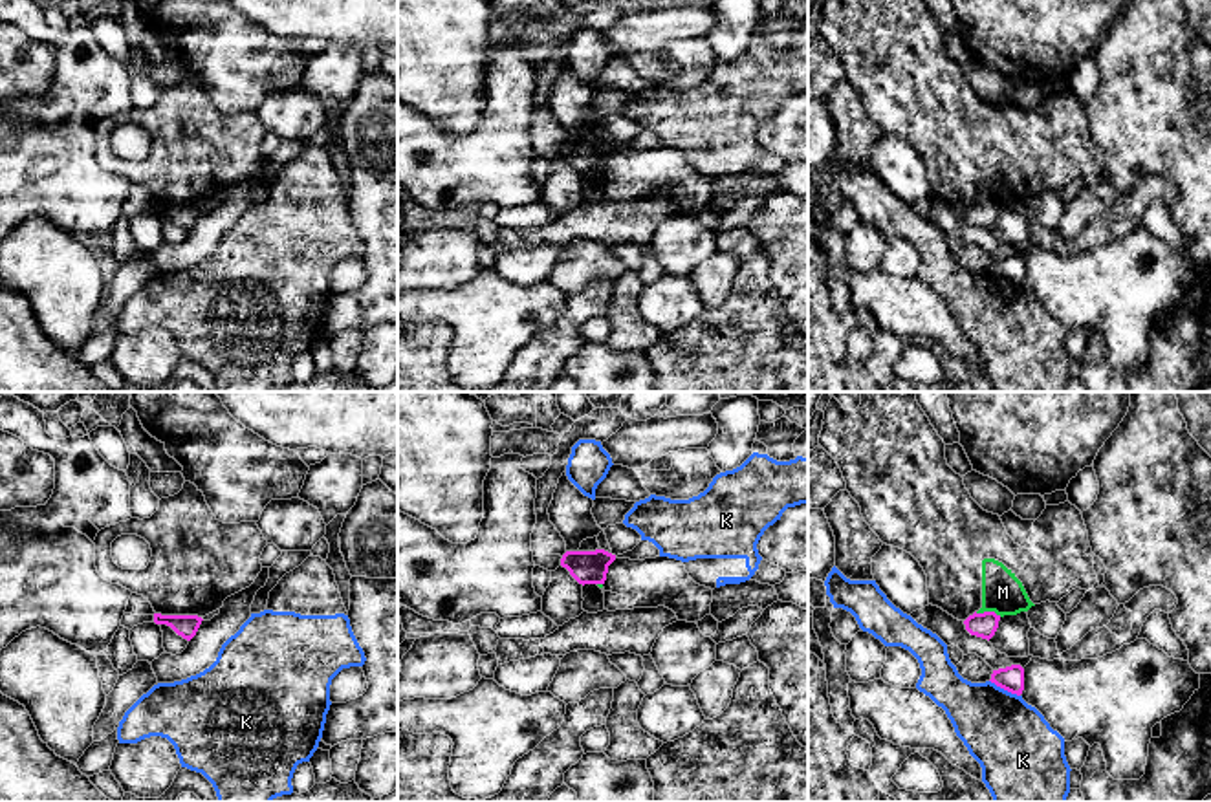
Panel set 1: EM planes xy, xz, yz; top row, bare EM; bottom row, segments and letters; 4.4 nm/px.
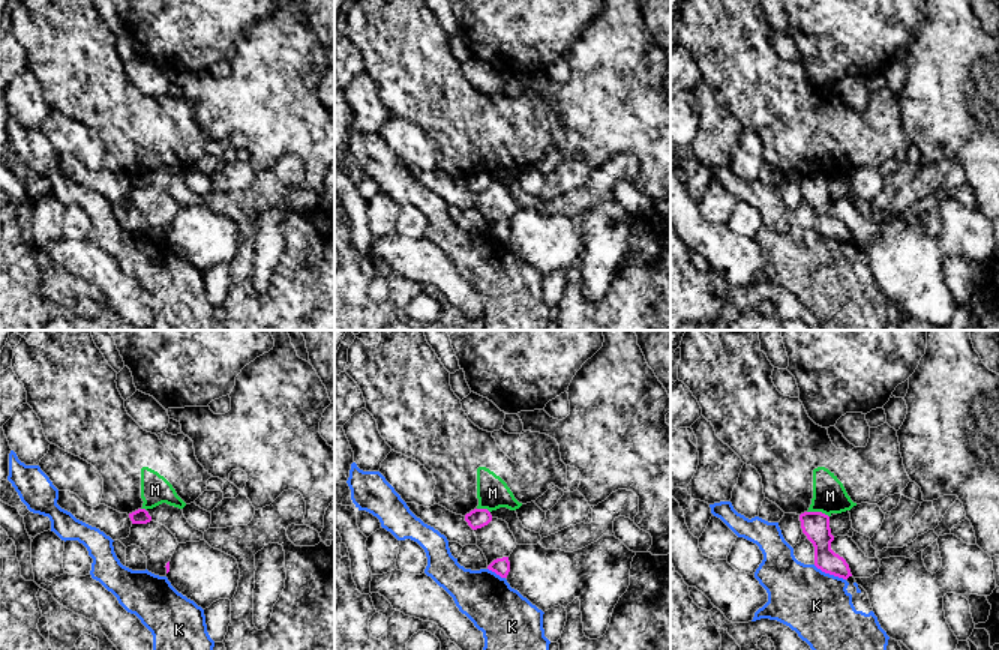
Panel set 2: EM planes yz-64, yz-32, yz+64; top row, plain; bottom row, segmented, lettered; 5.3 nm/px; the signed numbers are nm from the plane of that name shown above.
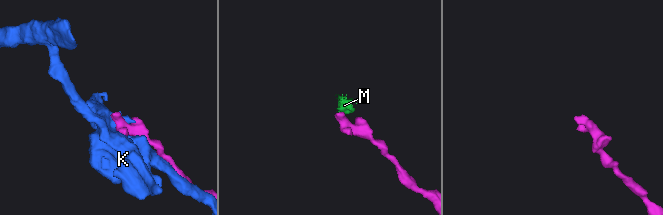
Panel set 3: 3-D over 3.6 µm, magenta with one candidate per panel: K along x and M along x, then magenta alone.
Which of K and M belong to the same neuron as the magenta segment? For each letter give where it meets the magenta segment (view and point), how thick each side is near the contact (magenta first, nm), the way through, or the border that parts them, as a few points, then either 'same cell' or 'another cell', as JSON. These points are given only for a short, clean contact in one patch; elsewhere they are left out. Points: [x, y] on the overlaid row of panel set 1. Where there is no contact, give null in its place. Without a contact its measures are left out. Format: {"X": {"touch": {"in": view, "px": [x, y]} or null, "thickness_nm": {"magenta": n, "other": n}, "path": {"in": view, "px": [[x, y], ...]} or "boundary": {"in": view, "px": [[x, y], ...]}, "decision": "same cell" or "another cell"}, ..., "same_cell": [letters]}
{"K": {"touch": {"in": "yz", "px": [1004, 689]}, "thickness_nm": {"magenta": 110, "other": 360}, "decision": "another cell"}, "M": {"touch": {"in": "yz", "px": [988, 612]}, "thickness_nm": {"magenta": 110, "other": 180}, "boundary": {"in": "yz", "px": [[975, 612], [995, 612], [1001, 616]]}, "decision": "another cell"}, "same_cell": []}

